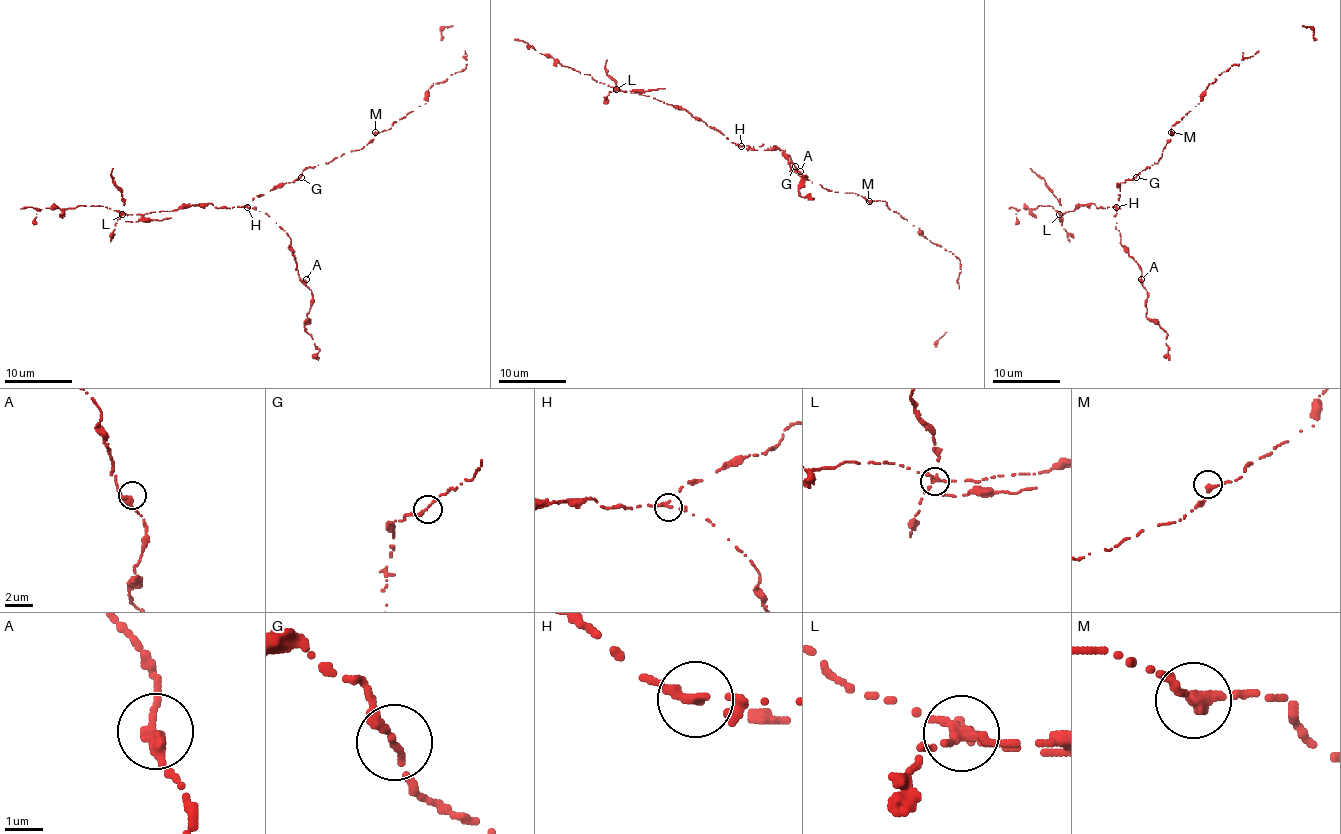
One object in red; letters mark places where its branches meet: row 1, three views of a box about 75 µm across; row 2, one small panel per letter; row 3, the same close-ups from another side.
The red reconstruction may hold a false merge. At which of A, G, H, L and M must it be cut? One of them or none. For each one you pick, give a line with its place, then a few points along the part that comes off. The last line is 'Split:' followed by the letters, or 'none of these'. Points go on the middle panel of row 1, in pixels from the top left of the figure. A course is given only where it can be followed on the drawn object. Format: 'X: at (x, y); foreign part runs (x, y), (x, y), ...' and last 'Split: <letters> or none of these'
L: at (616, 89); foreign part runs (616, 89), (616, 84), (606, 74), (606, 60)
Split: L

